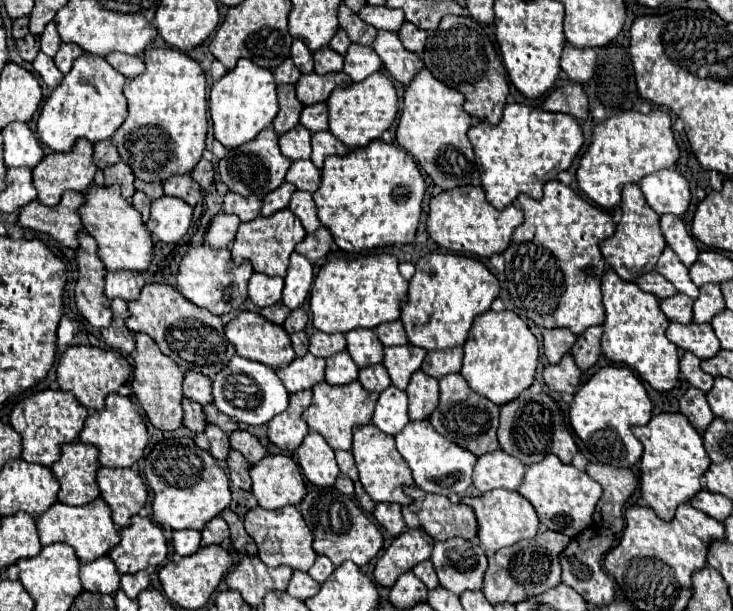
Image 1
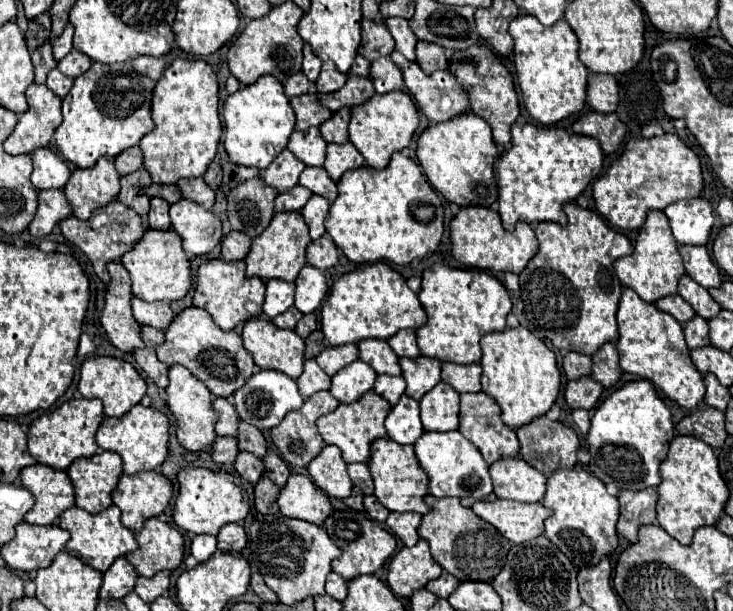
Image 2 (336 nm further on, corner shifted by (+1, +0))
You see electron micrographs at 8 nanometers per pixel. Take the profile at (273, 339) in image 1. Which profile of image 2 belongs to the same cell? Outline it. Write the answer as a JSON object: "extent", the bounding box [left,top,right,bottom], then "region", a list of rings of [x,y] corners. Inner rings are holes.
{"extent":[241,317,305,379],"region":[[[253,317],[245,323],[241,337],[257,367],[283,371],[291,379],[301,375],[305,343],[295,331],[279,329],[271,321]]]}

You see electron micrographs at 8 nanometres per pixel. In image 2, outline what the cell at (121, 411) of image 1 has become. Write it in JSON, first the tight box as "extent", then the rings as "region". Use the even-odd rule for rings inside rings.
{"extent":[97,405,169,475],"region":[[[135,405],[123,417],[103,419],[97,431],[97,445],[101,449],[119,453],[123,459],[123,473],[127,475],[157,469],[165,461],[167,441],[169,441],[169,419],[161,411],[143,405]]]}

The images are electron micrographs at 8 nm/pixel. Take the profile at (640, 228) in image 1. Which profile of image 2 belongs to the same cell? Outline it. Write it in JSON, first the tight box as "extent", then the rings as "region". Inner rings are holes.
{"extent":[615,211,685,303],"region":[[[663,211],[647,213],[647,219],[637,233],[633,253],[617,259],[615,271],[617,271],[619,281],[625,287],[633,287],[633,291],[637,291],[637,295],[647,303],[655,303],[657,299],[661,299],[665,295],[677,293],[677,281],[685,273],[685,269],[683,269],[683,259],[677,251],[677,241],[671,235],[669,221],[665,219]]]}

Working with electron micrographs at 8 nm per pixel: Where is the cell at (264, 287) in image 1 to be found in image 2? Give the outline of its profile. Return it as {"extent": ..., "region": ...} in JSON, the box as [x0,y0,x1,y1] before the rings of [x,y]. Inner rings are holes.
{"extent":[263,279,295,319],"region":[[[271,279],[265,283],[265,287],[267,287],[267,293],[265,293],[265,303],[263,303],[263,313],[267,317],[273,319],[293,305],[293,293],[295,293],[293,283]]]}

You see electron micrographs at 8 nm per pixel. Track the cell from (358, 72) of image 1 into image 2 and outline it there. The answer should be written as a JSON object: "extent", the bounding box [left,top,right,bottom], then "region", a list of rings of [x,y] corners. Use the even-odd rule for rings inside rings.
{"extent":[369,57,403,93],"region":[[[381,57],[371,63],[369,79],[373,81],[377,93],[389,93],[395,89],[403,89],[403,75],[389,57]]]}

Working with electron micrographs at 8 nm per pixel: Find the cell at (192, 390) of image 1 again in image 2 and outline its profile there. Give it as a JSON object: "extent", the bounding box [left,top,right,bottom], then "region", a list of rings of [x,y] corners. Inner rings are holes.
{"extent":[213,397,237,435],"region":[[[217,397],[213,401],[213,411],[217,413],[217,423],[215,423],[215,433],[217,435],[237,435],[237,411],[235,407],[227,401]]]}

